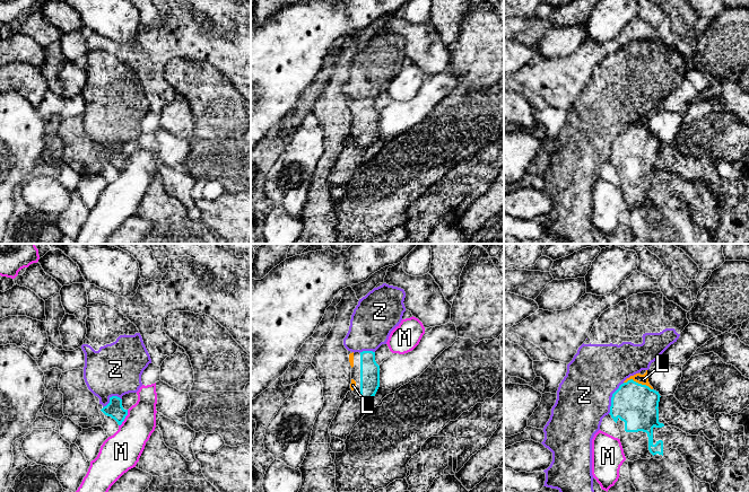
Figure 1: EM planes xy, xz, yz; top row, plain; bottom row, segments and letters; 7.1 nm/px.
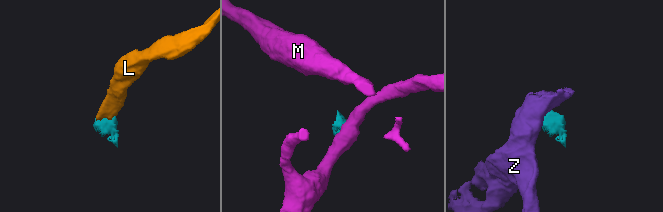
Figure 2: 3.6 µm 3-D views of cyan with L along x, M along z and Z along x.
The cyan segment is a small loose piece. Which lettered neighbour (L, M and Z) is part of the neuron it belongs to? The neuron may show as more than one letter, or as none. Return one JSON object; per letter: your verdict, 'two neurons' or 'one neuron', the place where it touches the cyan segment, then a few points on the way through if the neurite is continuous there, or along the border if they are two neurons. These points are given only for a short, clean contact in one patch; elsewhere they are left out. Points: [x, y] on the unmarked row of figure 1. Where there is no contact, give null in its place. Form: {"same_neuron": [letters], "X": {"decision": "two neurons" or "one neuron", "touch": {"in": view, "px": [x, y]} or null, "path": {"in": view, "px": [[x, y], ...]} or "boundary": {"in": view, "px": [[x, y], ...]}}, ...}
{"same_neuron": ["L"], "L": {"decision": "one neuron", "touch": {"in": "yz", "px": [637, 130]}, "path": {"in": "yz", "px": [[636, 151], [637, 130], [643, 126]]}}, "M": {"decision": "two neurons", "touch": {"in": "xy", "px": [124, 165]}, "boundary": {"in": "xy", "px": [[128, 157], [124, 167], [119, 173]]}}, "Z": {"decision": "two neurons", "touch": {"in": "yz", "px": [611, 145]}, "boundary": {"in": "yz", "px": [[624, 130], [612, 141], [608, 160]]}}}

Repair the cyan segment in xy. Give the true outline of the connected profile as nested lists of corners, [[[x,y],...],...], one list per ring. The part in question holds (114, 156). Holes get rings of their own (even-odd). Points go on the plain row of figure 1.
[[[117,143],[110,144],[110,150],[101,157],[105,162],[114,166],[119,173],[122,172],[125,164],[128,162],[128,157],[122,153],[122,147]]]

